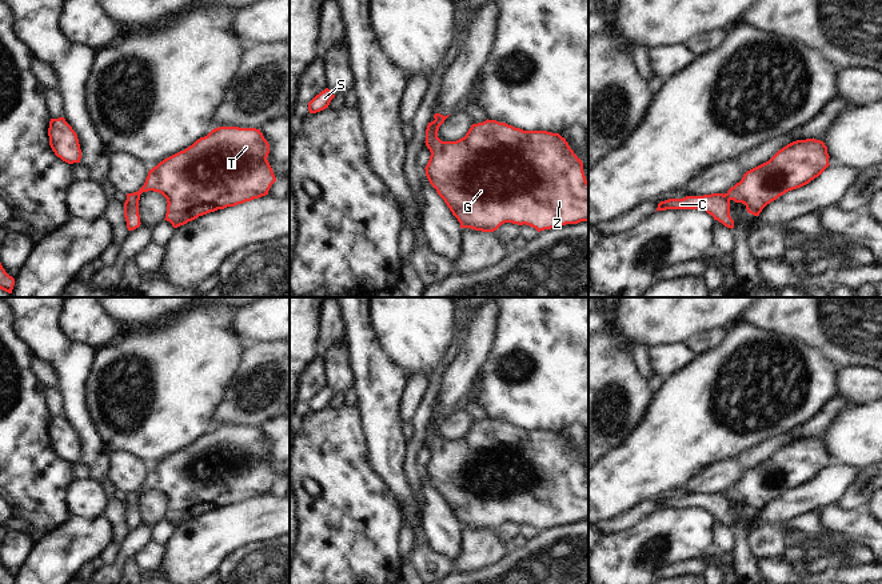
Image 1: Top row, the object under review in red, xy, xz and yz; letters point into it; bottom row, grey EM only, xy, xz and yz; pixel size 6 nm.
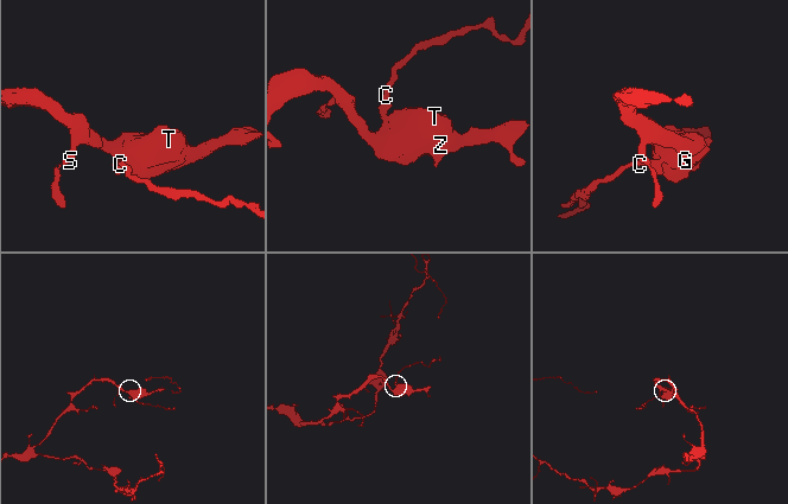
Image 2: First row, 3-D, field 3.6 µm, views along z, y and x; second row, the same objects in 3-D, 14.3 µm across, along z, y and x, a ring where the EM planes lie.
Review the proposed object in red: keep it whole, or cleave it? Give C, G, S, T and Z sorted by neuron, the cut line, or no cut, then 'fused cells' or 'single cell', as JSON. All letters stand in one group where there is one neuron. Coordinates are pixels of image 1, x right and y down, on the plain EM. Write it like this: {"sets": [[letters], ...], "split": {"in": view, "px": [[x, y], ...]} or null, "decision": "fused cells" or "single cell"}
{"sets": [["C", "G", "S", "T", "Z"]], "split": null, "decision": "single cell"}

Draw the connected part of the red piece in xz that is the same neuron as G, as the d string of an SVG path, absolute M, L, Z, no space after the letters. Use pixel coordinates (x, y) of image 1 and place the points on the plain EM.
M434 413L426 428L431 451L426 475L460 527L494 531L504 521L530 524L538 531L588 520L588 480L582 459L559 432L523 429L496 419L472 423L464 436L442 440L439 425L448 416Z

